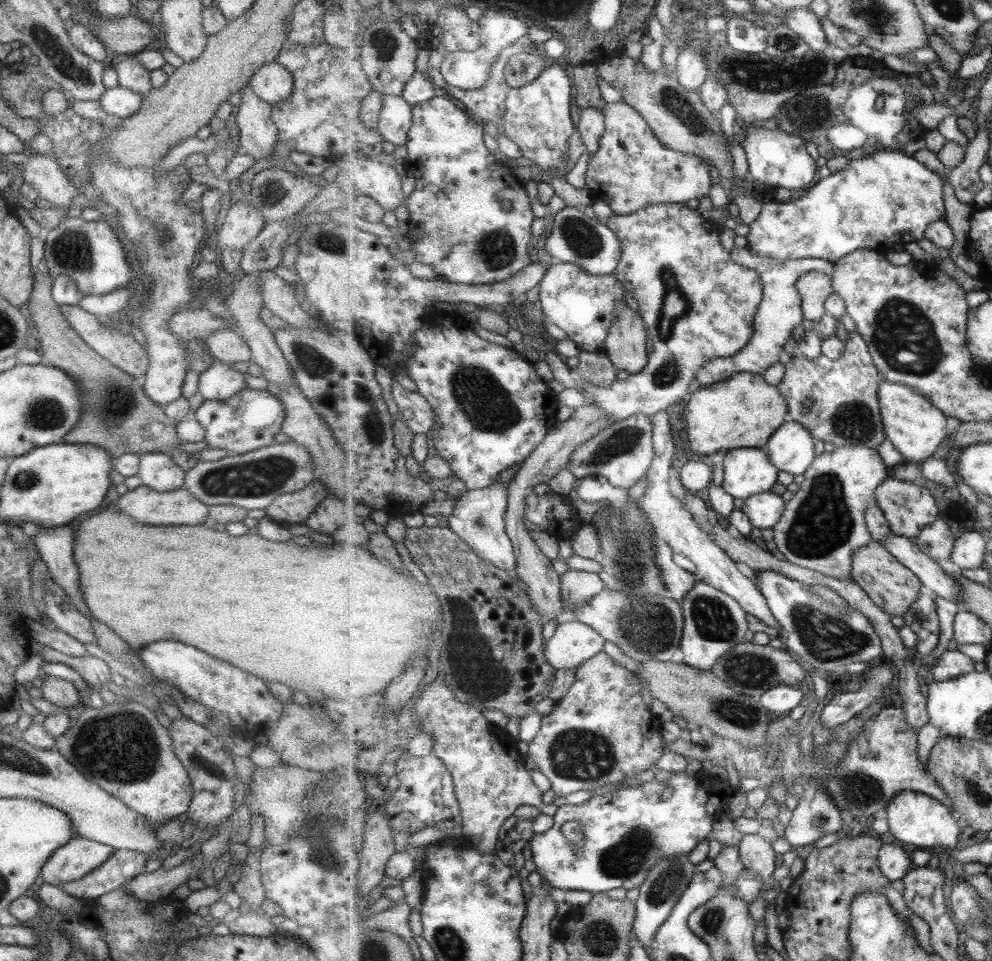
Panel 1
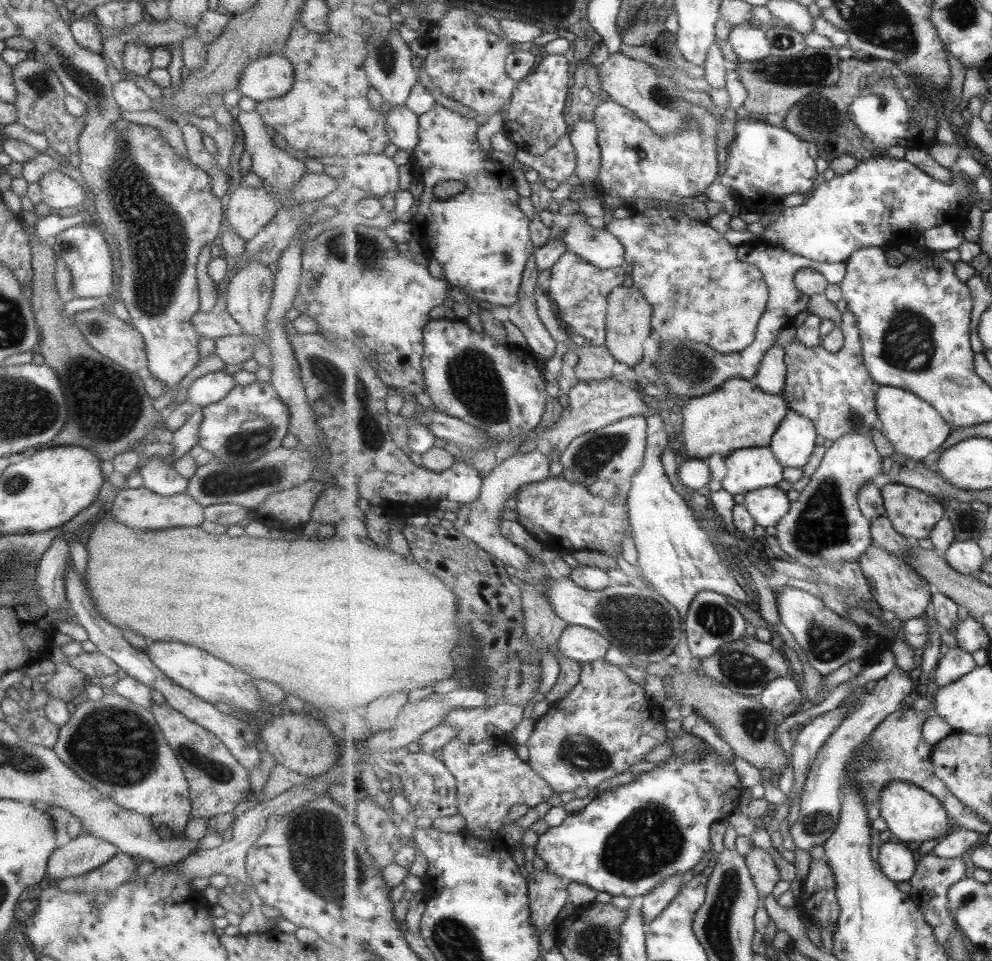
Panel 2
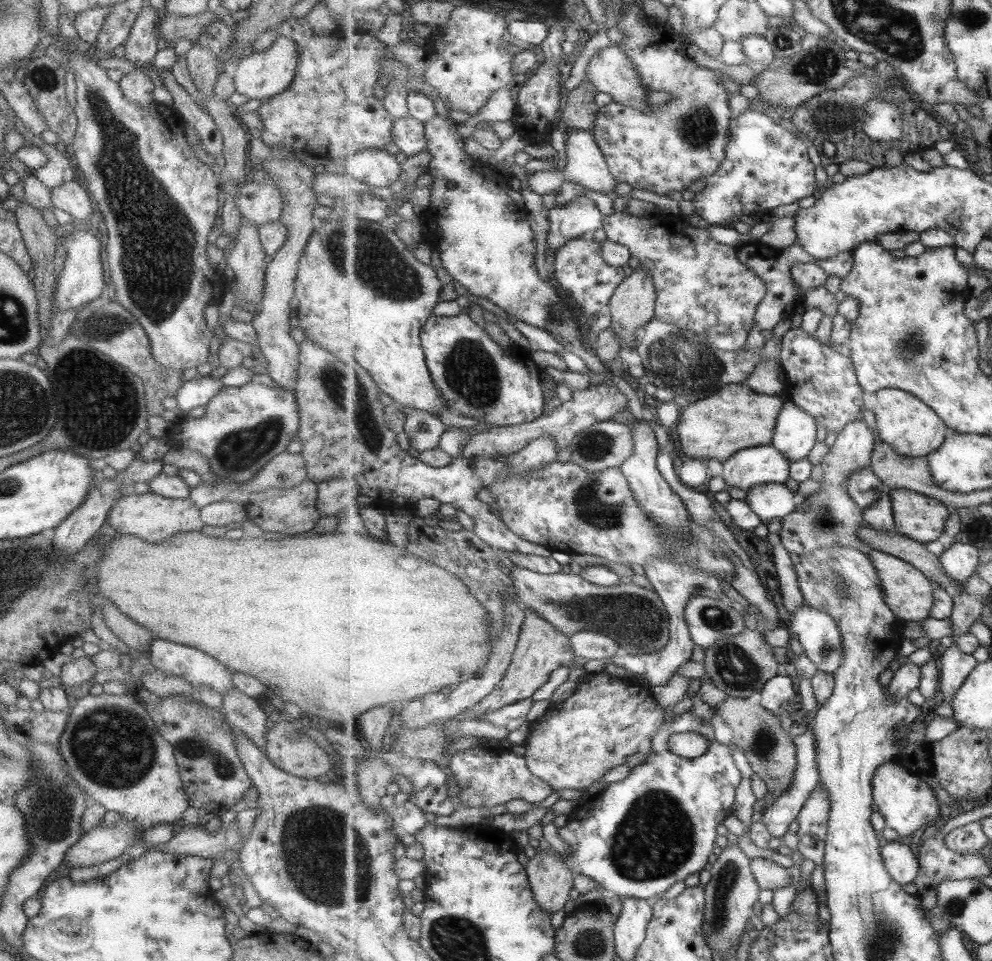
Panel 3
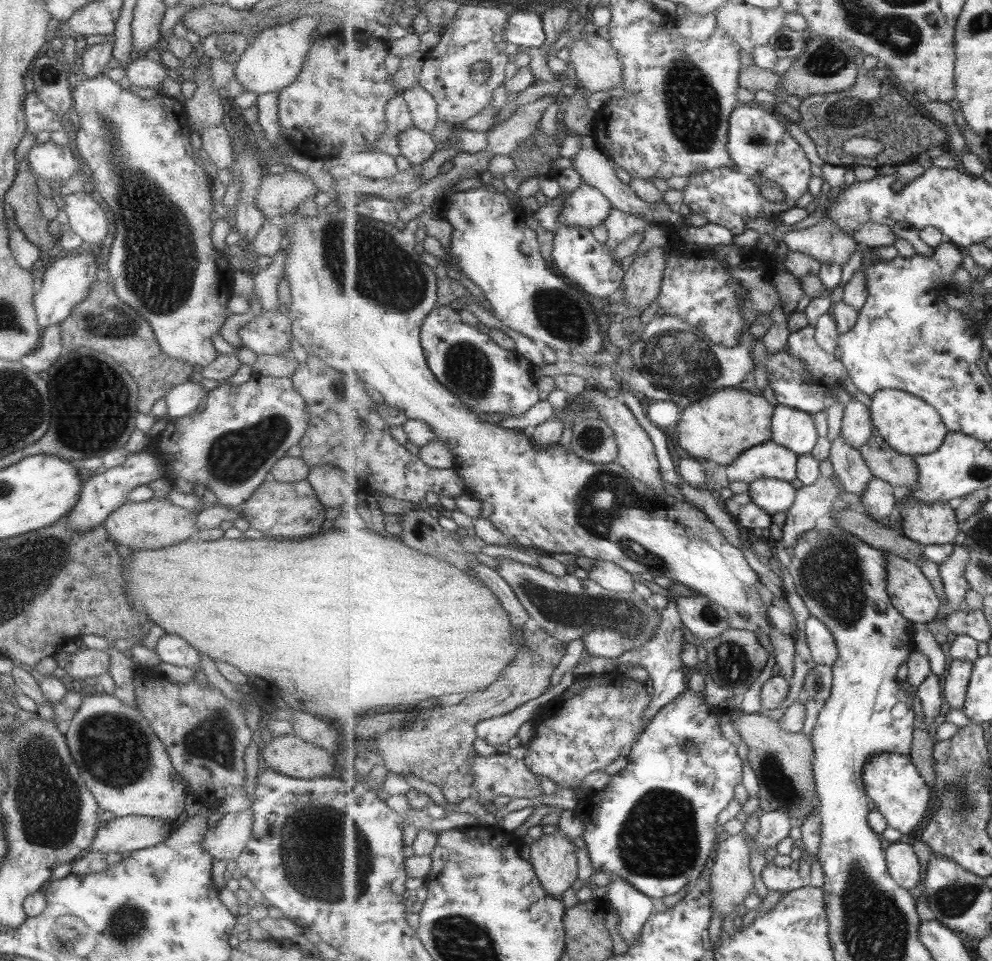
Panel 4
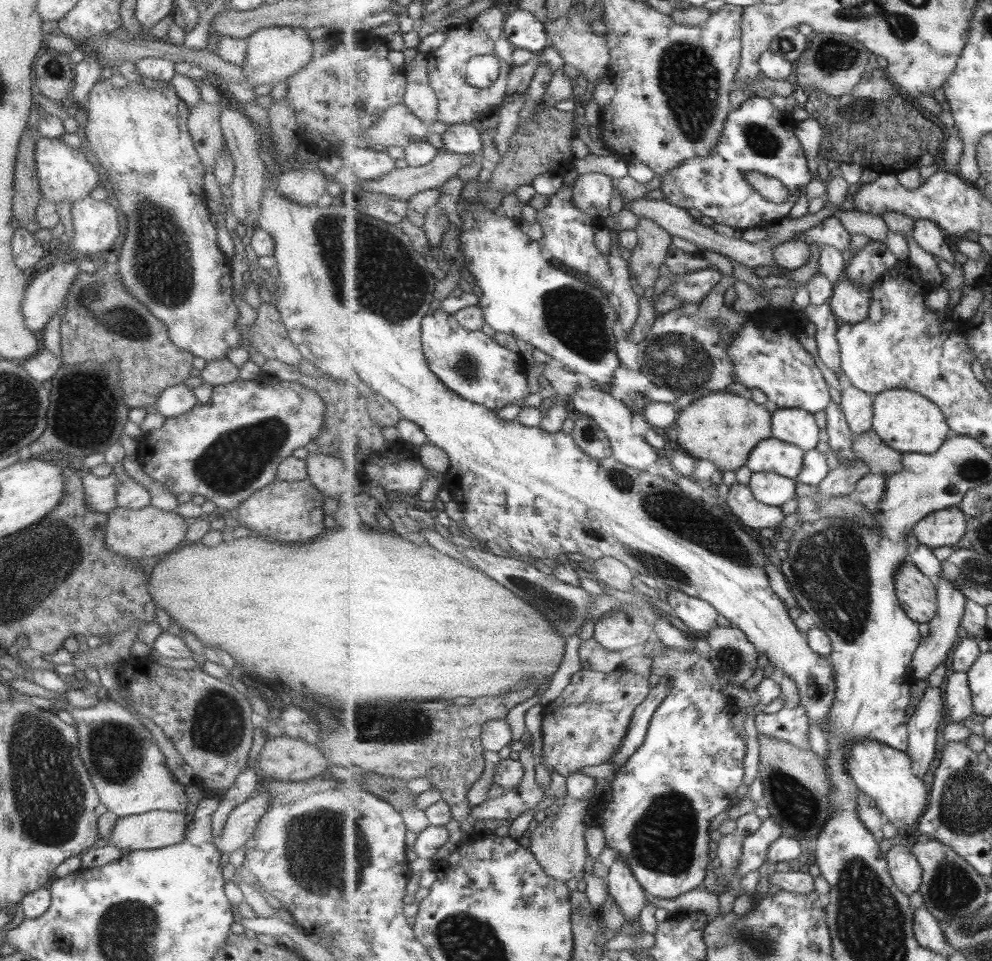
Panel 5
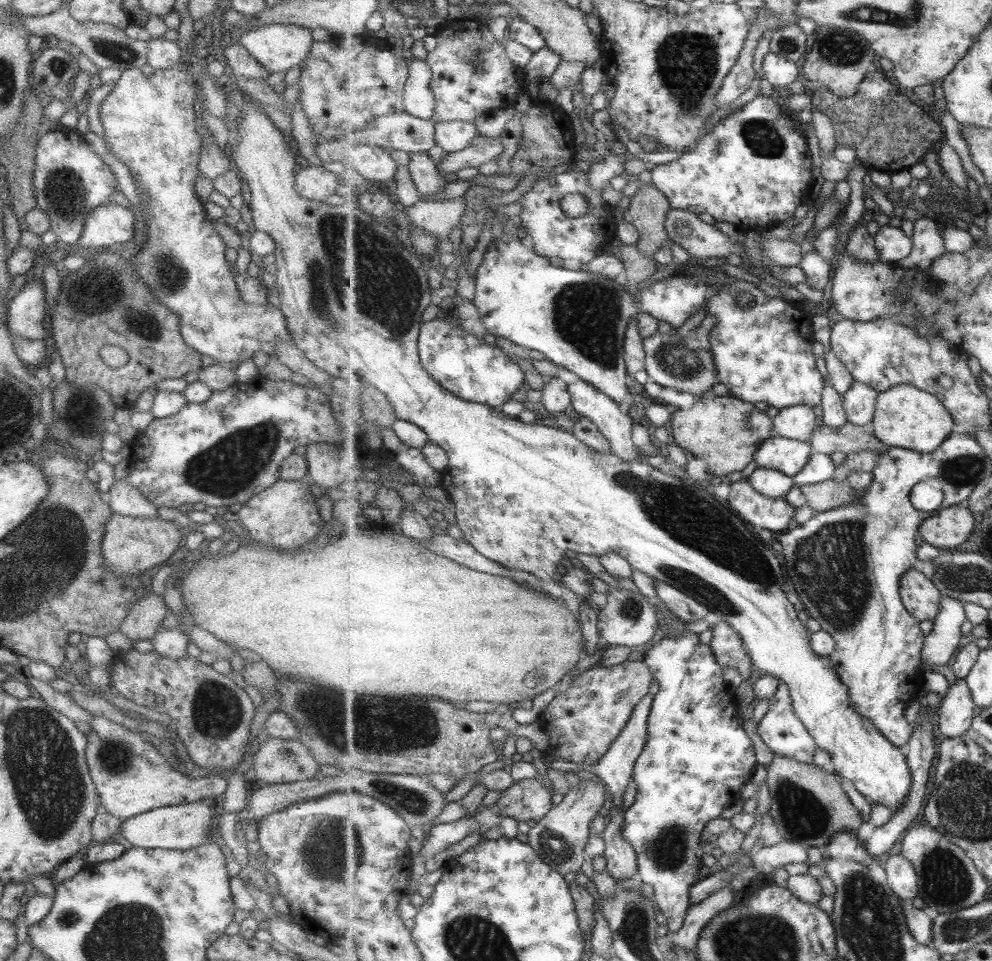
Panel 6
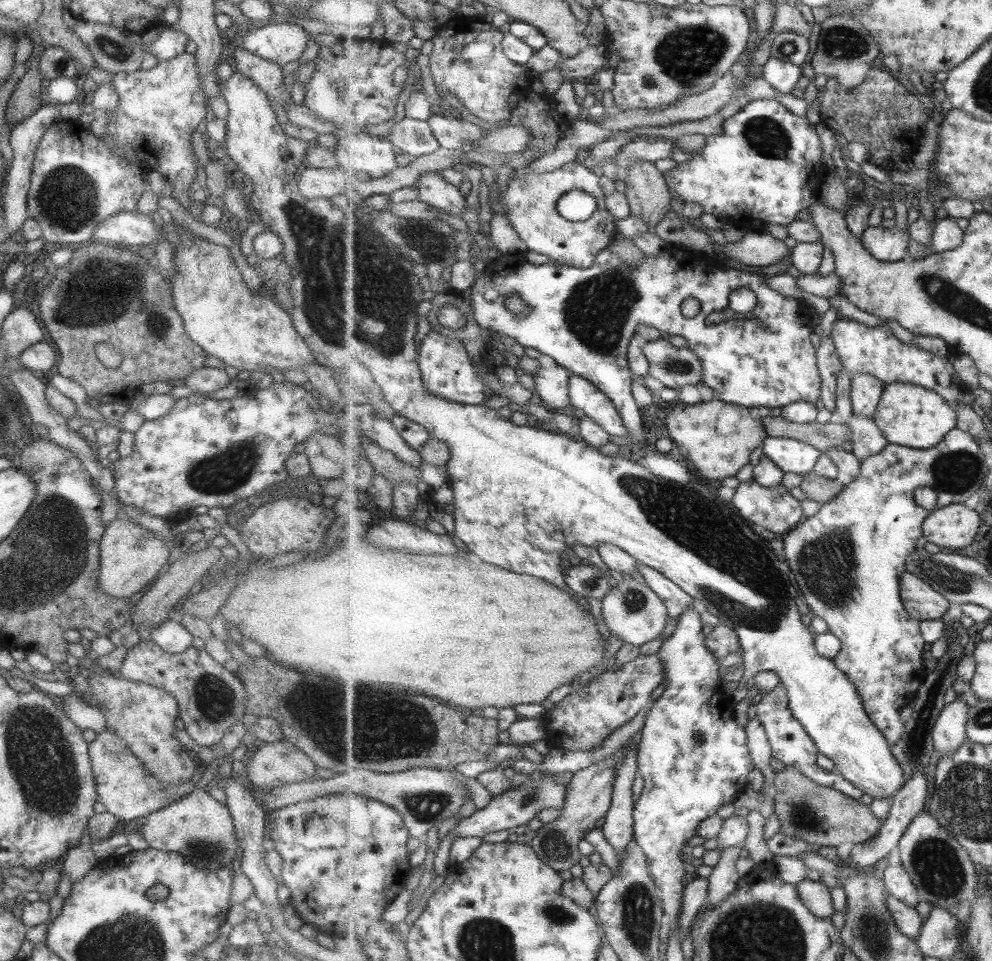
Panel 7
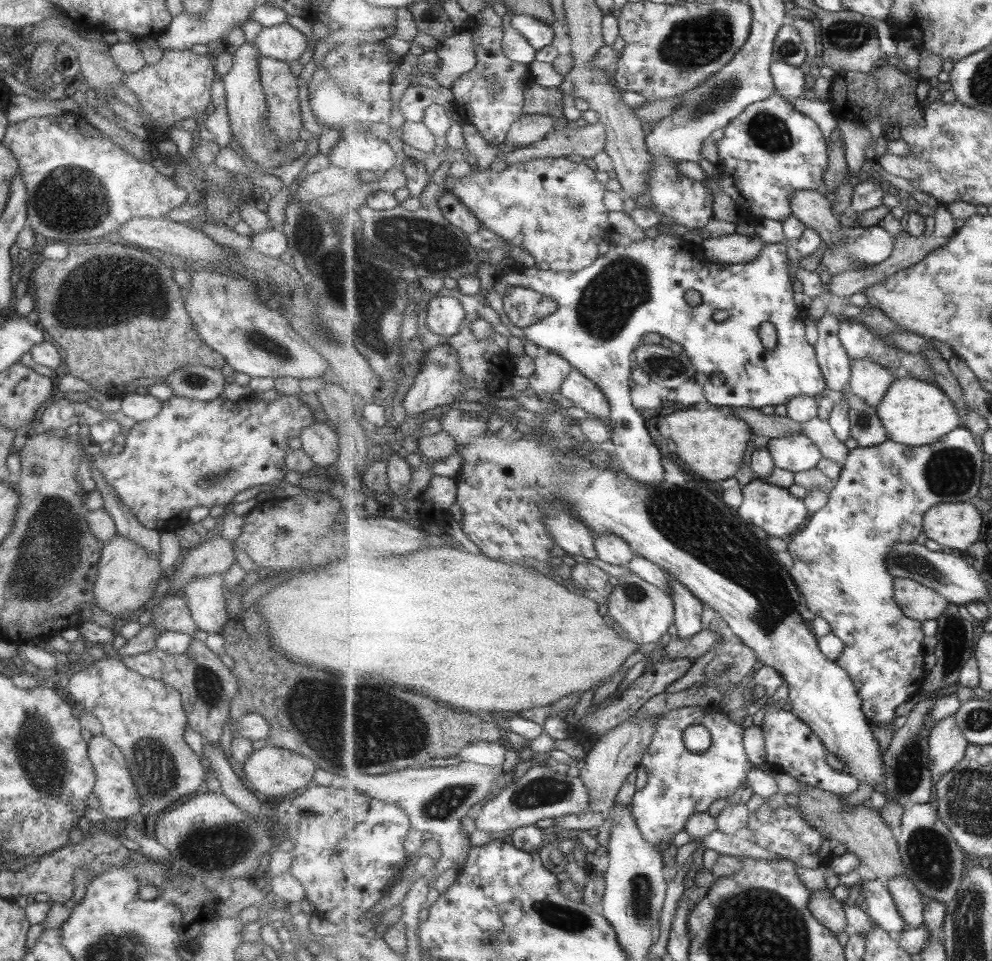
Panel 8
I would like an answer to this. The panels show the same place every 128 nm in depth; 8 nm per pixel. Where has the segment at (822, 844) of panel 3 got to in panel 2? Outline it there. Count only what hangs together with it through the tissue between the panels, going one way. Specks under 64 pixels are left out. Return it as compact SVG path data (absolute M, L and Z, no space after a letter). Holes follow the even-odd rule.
M896 666L876 683L872 692L862 699L861 706L855 708L847 716L839 729L817 752L817 758L815 758L807 782L803 786L799 818L790 828L790 836L797 848L809 853L815 846L826 843L837 831L843 808L842 786L847 780L847 767L855 755L855 749L878 730L887 716L902 709L903 700L913 692L913 688L915 688L915 682L913 682L911 674Z

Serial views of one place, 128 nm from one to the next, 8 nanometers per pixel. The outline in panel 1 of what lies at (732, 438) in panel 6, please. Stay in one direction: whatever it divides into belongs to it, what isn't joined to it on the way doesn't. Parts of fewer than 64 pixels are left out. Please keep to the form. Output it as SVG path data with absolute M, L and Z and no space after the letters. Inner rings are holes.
M737 373L727 380L696 387L684 411L690 448L708 456L737 448L765 449L776 430L789 419L788 400L762 374Z

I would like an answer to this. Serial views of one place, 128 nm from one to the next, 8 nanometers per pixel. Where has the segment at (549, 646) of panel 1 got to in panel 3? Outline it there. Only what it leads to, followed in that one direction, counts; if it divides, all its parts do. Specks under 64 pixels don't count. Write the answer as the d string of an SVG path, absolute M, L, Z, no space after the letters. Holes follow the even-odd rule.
M580 631L571 637L571 643L576 656L587 660L603 660L603 658L611 660L623 653L615 639L599 632Z

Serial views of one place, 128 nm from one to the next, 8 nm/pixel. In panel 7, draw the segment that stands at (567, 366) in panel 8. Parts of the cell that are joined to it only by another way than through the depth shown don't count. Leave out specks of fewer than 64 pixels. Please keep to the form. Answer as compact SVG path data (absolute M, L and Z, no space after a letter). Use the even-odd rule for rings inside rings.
M556 363L554 367L543 367L534 375L539 402L549 411L570 407L569 370Z

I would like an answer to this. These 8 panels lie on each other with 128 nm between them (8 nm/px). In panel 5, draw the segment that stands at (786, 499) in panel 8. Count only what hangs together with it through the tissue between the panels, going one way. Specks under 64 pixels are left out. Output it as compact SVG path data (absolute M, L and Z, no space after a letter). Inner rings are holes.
M735 482L724 503L743 525L751 528L779 529L785 520L785 512L781 507L759 501L749 485Z

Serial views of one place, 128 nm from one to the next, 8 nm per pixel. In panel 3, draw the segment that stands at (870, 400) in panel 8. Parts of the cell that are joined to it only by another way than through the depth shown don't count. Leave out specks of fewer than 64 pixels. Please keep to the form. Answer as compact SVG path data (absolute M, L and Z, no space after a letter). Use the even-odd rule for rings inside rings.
M862 418L849 423L837 434L835 443L821 462L823 470L823 478L819 482L821 490L811 494L804 503L801 501L797 510L783 519L778 534L789 552L795 552L801 556L817 548L835 547L835 545L861 550L857 533L866 521L862 508L849 496L849 477L853 477L857 469L871 468L876 435L877 432L871 430Z

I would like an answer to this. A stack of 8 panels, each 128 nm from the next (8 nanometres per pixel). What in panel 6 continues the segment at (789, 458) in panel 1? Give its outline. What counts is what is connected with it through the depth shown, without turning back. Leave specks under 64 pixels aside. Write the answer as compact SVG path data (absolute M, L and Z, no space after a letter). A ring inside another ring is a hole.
M807 405L791 406L781 409L774 417L773 436L811 442L813 431L817 429L817 414Z

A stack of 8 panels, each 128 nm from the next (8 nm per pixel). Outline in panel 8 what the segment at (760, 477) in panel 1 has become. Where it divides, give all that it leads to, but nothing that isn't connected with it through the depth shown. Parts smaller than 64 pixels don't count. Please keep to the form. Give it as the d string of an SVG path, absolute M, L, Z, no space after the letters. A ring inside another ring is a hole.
M805 434L770 439L767 447L777 468L794 473L817 469L819 461L824 457L816 442Z

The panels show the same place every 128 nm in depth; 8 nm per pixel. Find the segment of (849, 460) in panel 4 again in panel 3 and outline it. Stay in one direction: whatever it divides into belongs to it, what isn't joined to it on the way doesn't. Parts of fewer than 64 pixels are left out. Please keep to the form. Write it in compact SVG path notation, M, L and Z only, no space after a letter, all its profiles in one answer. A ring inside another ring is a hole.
M869 467L857 469L853 477L849 477L849 496L863 511L875 504L885 489L886 484Z

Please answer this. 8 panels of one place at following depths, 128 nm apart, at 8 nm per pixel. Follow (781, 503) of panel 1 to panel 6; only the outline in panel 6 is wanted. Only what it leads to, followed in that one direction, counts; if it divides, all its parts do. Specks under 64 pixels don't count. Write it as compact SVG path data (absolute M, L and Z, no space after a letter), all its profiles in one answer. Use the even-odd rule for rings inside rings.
M757 466L747 478L757 491L769 498L781 498L787 496L787 492L795 486L794 477L772 468Z

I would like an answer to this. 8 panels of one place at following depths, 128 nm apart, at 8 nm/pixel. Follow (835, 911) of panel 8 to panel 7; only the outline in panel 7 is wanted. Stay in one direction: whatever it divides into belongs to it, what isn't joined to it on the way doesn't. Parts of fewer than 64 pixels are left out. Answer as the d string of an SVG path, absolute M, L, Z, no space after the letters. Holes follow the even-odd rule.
M805 879L801 880L796 887L805 906L808 906L813 914L819 918L831 918L835 914L833 896L829 892L829 887L824 883Z

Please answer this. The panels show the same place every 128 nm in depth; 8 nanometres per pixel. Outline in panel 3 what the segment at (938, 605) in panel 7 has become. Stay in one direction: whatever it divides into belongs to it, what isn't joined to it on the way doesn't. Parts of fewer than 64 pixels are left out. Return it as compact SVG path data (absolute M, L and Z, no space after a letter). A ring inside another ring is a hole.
M873 550L869 552L871 561L875 563L879 575L881 575L881 589L885 594L885 603L896 612L897 617L902 621L914 621L921 623L932 617L933 607L936 600L934 599L934 586L923 571L916 566L905 562L905 559L897 558L897 555L887 554L885 551Z

